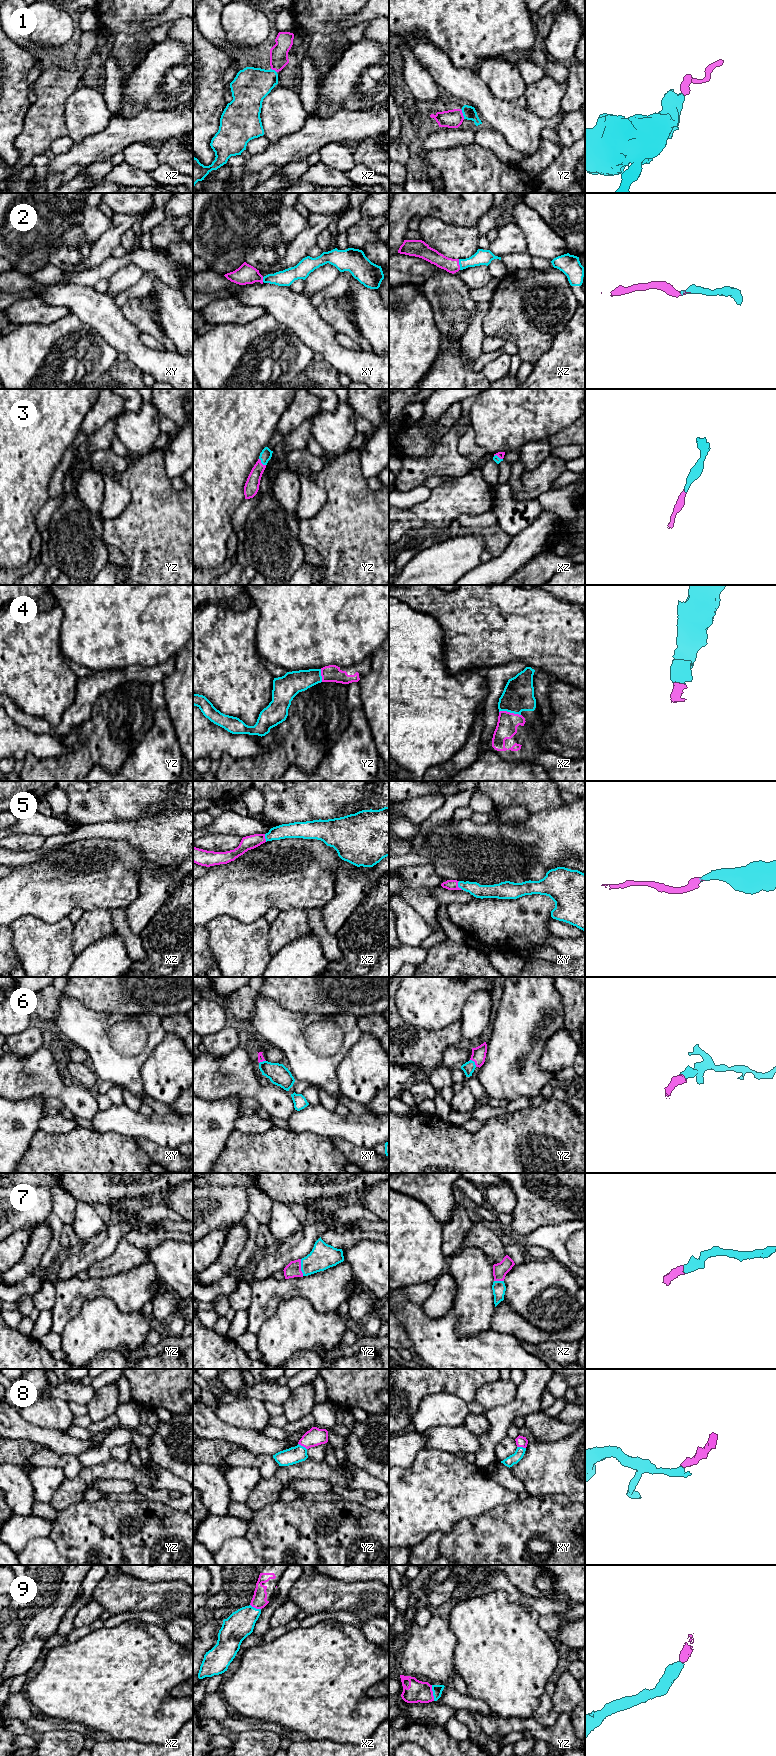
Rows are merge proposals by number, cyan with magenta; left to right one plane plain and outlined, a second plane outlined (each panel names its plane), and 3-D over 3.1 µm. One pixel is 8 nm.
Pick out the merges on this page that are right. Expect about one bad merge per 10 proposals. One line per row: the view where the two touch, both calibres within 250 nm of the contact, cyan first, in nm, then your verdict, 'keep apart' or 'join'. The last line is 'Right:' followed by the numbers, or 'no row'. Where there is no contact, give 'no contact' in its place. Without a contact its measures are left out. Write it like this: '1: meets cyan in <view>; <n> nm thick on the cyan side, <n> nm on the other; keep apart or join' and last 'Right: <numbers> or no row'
1: meets cyan in yz; 110 nm thick on the cyan side, 140 nm on the other; join
2: meets cyan in xz; 130 nm thick on the cyan side, 120 nm on the other; join
3: meets cyan in yz; 90 nm thick on the cyan side, 120 nm on the other; join
4: meets cyan in xz; 260 nm thick on the cyan side, 170 nm on the other; join
5: meets cyan in xy; 110 nm thick on the cyan side, 80 nm on the other; join
6: meets cyan in yz; 90 nm thick on the cyan side, 110 nm on the other; join
7: meets cyan in yz; 200 nm thick on the cyan side, 120 nm on the other; join
8: meets cyan in yz; 140 nm thick on the cyan side, 140 nm on the other; join
9: meets cyan in yz; 80 nm thick on the cyan side, 170 nm on the other; join
Right: 1, 2, 3, 4, 5, 6, 7, 8, 9

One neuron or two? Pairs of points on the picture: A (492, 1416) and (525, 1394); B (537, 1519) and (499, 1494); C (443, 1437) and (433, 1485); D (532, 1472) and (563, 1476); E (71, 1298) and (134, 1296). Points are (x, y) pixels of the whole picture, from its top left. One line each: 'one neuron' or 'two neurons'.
A: one neuron
B: two neurons
C: two neurons
D: one neuron
E: one neuron

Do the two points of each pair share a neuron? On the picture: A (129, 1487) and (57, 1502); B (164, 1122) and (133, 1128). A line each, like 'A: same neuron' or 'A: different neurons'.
A: different neurons
B: same neuron

